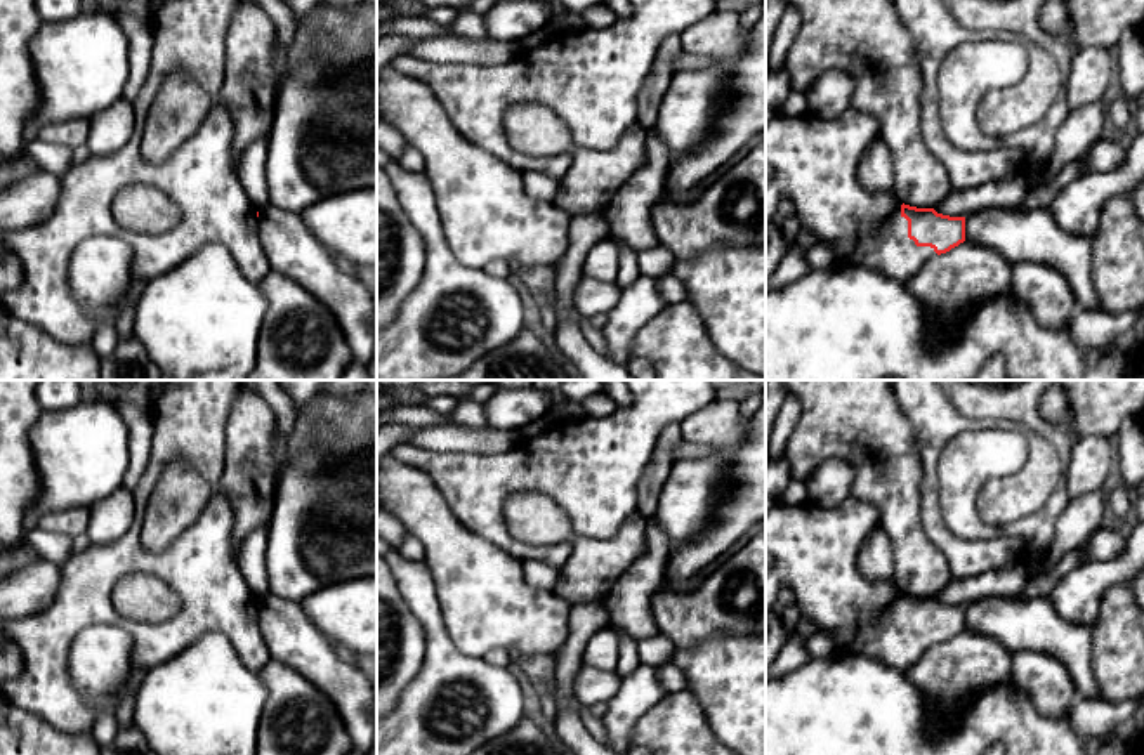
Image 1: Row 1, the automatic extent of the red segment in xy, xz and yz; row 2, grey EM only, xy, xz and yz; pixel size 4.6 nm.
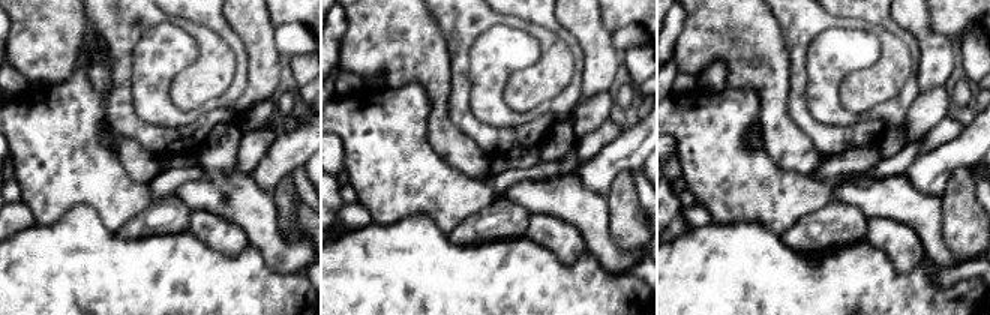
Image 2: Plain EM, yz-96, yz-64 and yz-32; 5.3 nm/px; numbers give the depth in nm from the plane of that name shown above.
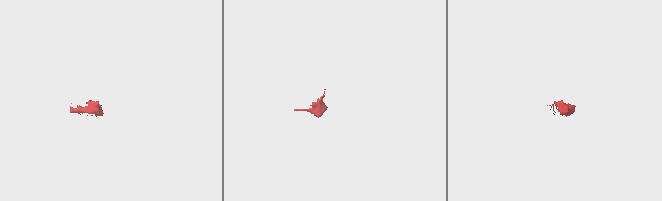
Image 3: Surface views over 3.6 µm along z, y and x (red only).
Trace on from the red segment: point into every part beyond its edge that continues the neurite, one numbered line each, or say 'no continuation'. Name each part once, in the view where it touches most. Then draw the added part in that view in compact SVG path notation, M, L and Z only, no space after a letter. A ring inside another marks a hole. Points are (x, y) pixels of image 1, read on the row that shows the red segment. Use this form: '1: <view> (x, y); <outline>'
1: yz (813, 160); M856 109L835 118L783 113L771 120L766 125L766 170L773 174L766 179L766 224L786 198L793 203L802 229L826 243L837 264L865 266L906 283L937 253L908 238L908 220L901 215L903 201L896 193L870 193L859 184L859 160L878 135L877 118Z

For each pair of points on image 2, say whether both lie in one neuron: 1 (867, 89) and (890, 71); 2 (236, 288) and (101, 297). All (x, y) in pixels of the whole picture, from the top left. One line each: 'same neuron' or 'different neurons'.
1: same neuron
2: same neuron

